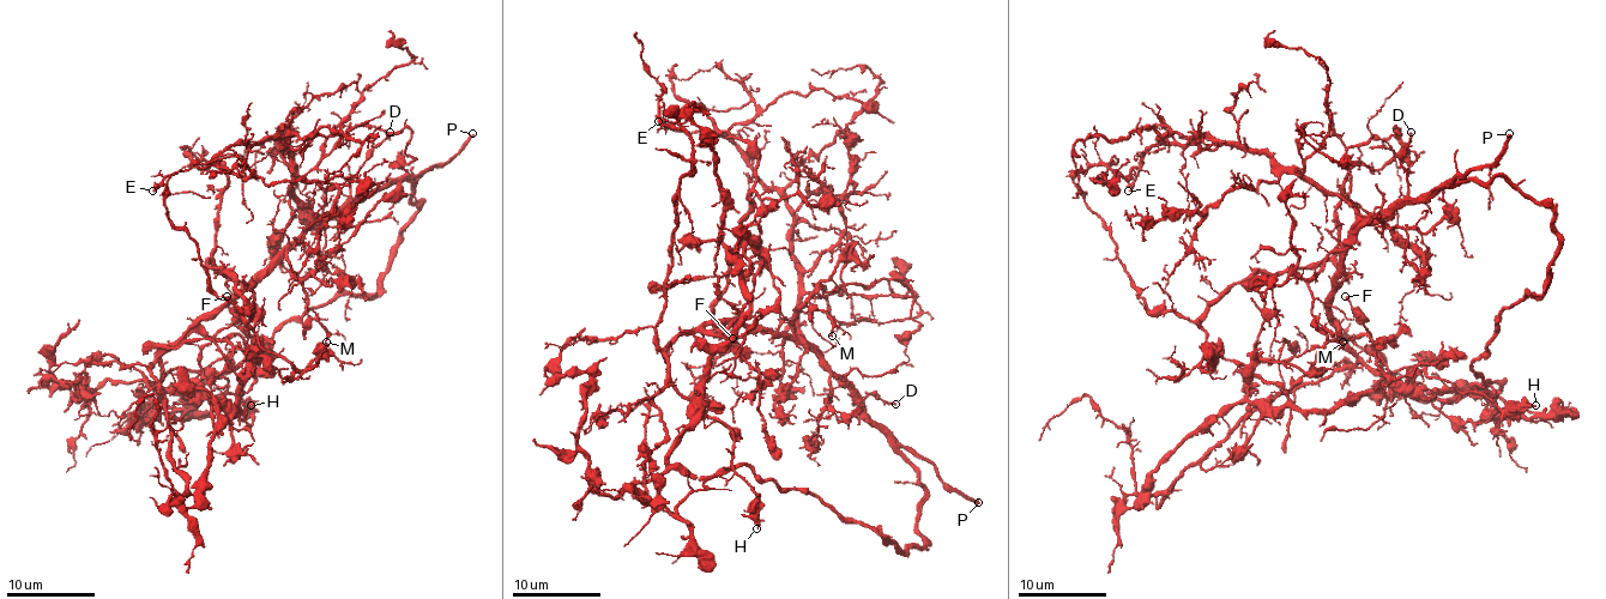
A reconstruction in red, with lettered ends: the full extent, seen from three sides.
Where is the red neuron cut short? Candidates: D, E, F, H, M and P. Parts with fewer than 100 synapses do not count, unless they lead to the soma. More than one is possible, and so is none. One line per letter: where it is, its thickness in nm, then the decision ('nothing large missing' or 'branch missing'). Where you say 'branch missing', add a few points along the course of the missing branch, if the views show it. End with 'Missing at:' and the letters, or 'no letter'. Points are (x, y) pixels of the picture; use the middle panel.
D: at (895, 404); 200 nm thick; nothing large missing
E: at (658, 121); 160 nm thick; nothing large missing
F: at (732, 338); 140 nm thick; nothing large missing
H: at (756, 528); 240 nm thick; nothing large missing
M: at (832, 336); 110 nm thick; nothing large missing
P: at (978, 502); 260 nm thick; branch missing
Missing at: P

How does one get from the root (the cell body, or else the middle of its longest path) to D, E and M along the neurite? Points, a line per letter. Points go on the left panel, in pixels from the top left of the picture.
D: (236, 298), (313, 225), (324, 224), (345, 201), (350, 177), (390, 132)
E: (236, 298), (308, 224), (293, 195), (287, 145), (229, 145), (152, 191)
M: (236, 298), (287, 252), (290, 270), (303, 283), (306, 312), (326, 331), (326, 342)

